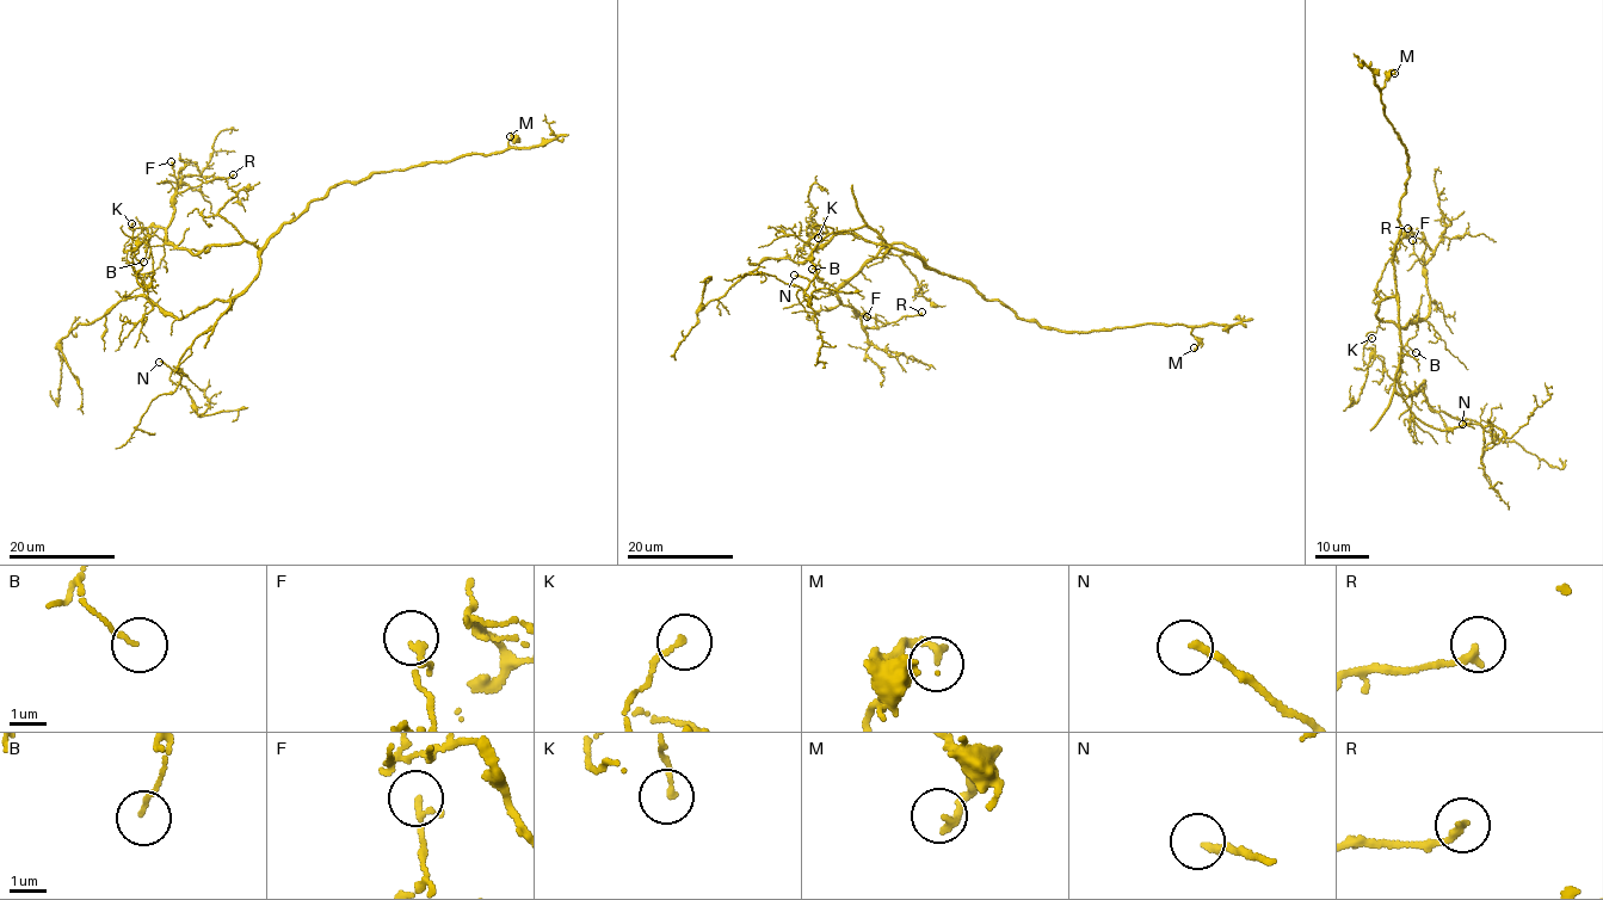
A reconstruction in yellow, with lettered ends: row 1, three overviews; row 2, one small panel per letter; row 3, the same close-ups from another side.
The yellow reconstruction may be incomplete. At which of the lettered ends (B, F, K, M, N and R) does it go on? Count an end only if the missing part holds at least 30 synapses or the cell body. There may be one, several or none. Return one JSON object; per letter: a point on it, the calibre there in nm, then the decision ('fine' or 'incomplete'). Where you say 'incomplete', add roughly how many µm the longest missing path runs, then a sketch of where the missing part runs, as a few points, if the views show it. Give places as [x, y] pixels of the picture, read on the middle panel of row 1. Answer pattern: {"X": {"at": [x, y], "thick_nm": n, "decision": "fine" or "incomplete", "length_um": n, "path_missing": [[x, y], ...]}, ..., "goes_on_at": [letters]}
{"B": {"at": [812, 269], "thick_nm": 100, "decision": "fine"}, "F": {"at": [867, 316], "thick_nm": 110, "decision": "fine"}, "K": {"at": [818, 238], "thick_nm": 130, "decision": "fine"}, "M": {"at": [1194, 347], "thick_nm": 220, "decision": "fine"}, "N": {"at": [794, 275], "thick_nm": 190, "decision": "fine"}, "R": {"at": [922, 312], "thick_nm": 190, "decision": "fine"}, "goes_on_at": []}

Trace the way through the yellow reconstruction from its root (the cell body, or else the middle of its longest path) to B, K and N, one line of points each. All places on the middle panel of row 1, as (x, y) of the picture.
B: (923, 262), (912, 248), (886, 245), (838, 288), (818, 278), (819, 264), (812, 269)
K: (923, 262), (855, 234), (832, 235), (814, 250), (807, 245), (809, 239), (827, 232), (812, 220), (818, 238)
N: (923, 262), (863, 226), (839, 230), (818, 244), (812, 251), (812, 279), (794, 275)

